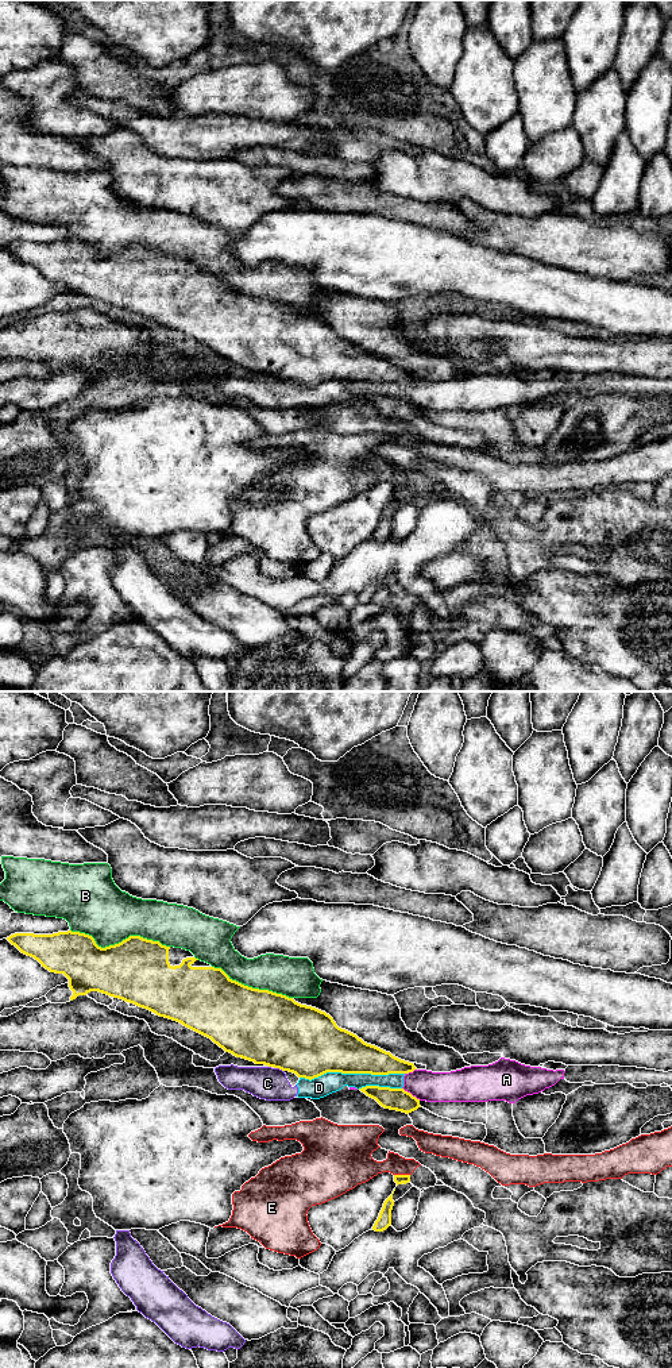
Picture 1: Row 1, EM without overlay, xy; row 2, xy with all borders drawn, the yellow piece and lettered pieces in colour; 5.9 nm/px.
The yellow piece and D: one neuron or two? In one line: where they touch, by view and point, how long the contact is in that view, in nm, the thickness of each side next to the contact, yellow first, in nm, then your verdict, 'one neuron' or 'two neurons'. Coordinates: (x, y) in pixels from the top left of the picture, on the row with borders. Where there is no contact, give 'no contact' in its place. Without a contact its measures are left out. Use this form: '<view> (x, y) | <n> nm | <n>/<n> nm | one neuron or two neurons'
xy (351, 1072) | 600 nm | 320/130 nm | two neurons

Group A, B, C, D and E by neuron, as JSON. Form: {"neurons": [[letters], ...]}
{"neurons": [["A", "C", "D"], ["B"], ["E"]]}

